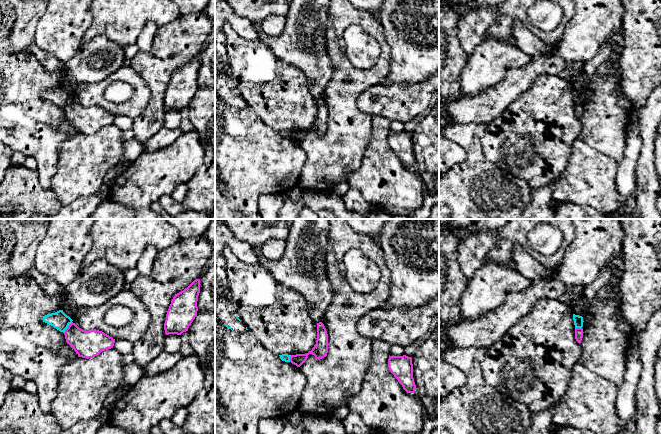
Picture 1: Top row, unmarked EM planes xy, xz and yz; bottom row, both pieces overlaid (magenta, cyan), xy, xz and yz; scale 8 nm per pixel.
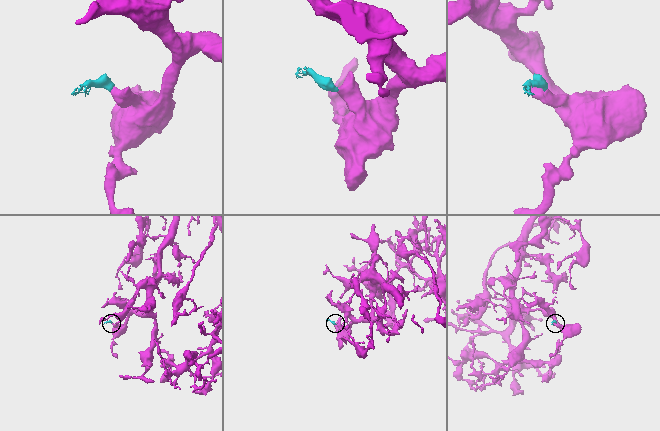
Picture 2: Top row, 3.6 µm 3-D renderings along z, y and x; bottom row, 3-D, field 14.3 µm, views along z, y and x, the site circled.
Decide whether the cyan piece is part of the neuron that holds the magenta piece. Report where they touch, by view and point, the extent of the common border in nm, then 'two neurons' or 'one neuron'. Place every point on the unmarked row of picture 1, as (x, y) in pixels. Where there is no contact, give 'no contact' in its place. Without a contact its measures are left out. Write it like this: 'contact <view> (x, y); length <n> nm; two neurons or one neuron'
contact xy (68, 103); length 120 nm; two neurons

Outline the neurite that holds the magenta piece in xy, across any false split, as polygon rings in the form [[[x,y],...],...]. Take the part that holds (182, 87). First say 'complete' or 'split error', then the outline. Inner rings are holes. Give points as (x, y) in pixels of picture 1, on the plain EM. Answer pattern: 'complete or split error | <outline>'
complete | [[[196,55],[173,73],[164,99],[166,111],[181,111],[188,107],[189,102],[197,92],[199,69],[200,55]]]

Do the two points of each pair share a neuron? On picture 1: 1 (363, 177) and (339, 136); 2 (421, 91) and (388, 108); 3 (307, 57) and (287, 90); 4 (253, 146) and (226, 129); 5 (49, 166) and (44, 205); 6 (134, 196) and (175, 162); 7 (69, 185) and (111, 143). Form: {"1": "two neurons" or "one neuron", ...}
{"1": "two neurons", "2": "one neuron", "3": "two neurons", "4": "one neuron", "5": "two neurons", "6": "one neuron", "7": "one neuron"}

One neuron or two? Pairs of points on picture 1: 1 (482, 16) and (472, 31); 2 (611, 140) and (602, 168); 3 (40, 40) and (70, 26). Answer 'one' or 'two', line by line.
1: one
2: two
3: one

